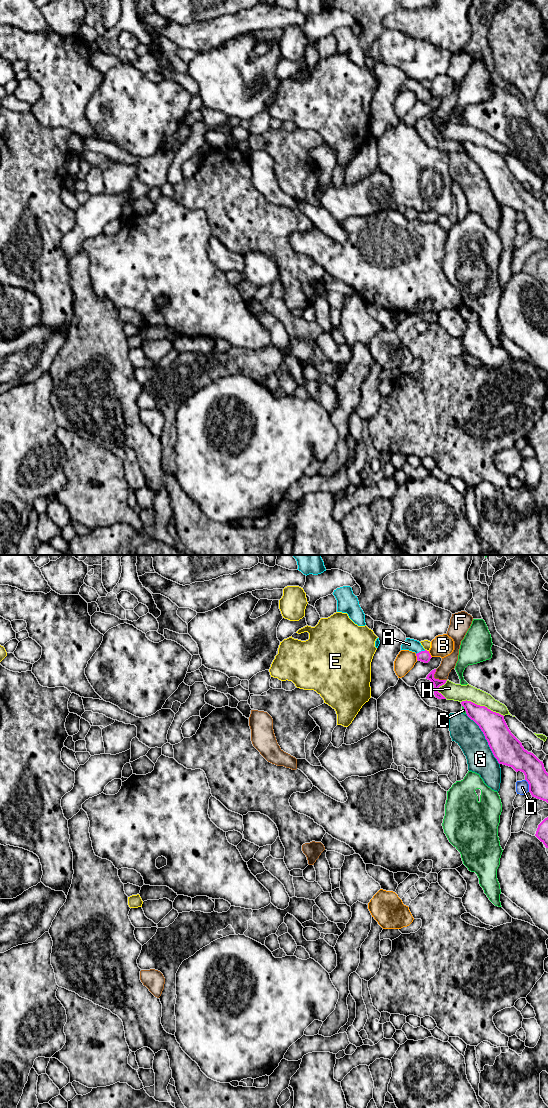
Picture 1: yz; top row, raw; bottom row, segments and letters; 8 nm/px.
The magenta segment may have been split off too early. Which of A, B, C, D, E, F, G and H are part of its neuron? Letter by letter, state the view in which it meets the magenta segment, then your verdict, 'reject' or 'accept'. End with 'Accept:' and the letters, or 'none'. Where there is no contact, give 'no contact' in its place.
A: yz | accept
B: yz | reject
C: yz | reject
D: yz | reject
E: yz | reject
F: yz | reject
G: yz | reject
H: yz | reject
Accept: A

